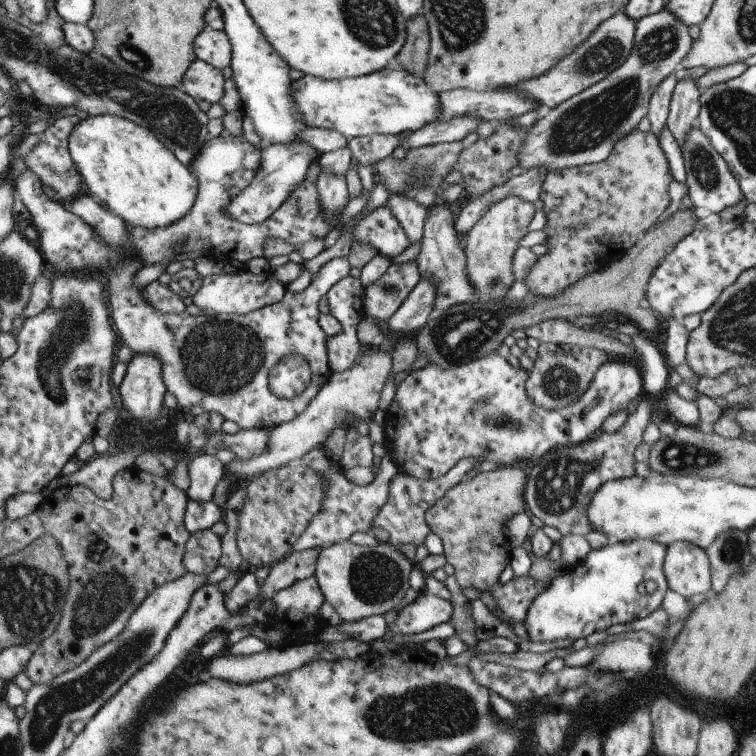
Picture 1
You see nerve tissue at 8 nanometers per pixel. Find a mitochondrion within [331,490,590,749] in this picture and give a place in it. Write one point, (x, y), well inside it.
(441, 711)

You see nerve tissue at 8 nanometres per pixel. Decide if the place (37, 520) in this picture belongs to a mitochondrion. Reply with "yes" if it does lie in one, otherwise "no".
no

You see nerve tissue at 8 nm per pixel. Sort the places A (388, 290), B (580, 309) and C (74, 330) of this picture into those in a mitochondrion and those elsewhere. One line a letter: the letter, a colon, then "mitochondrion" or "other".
A: mitochondrion
B: other
C: mitochondrion

